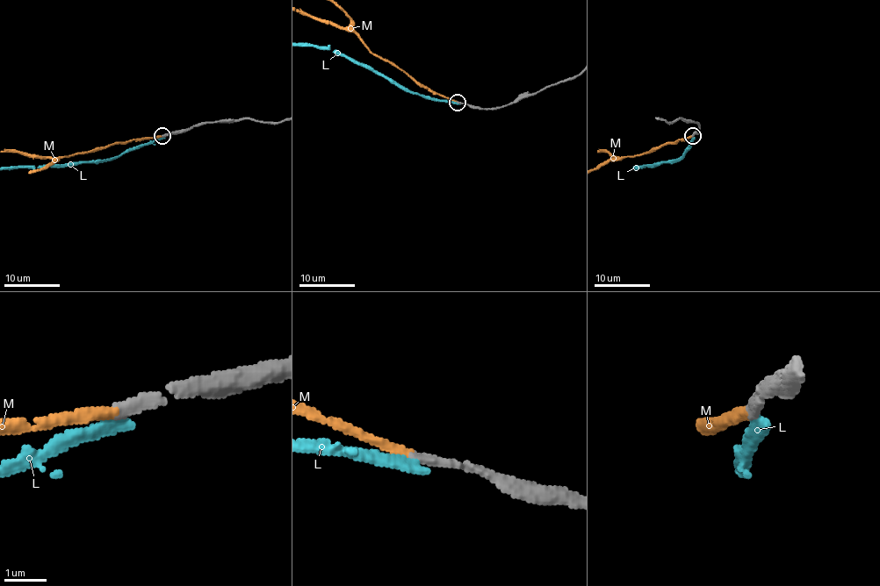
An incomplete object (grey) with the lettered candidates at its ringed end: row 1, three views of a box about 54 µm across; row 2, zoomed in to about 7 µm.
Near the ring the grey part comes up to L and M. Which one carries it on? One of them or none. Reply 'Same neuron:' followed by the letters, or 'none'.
Same neuron: M

